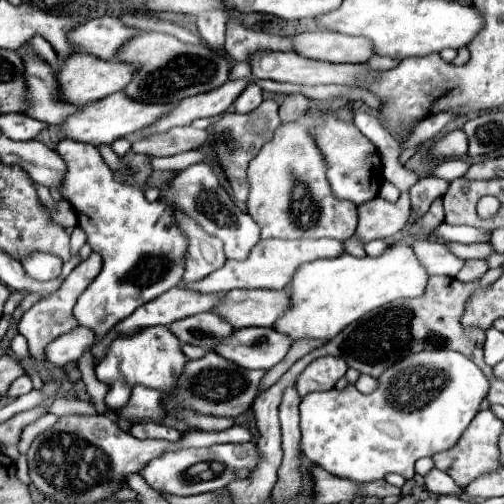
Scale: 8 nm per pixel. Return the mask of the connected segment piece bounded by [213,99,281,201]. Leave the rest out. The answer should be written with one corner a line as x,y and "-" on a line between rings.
267,99
257,109
253,109
251,113
245,113
245,115
239,115
239,113
223,113
219,117
219,121
213,125
213,151
215,151
217,163
221,165
225,177
229,179
229,183
233,187
233,193
235,193
235,197
239,201
245,201
247,195
249,195
249,183
247,183
247,165
249,165
249,161
259,153
259,149
273,137
275,129
281,125
281,119
279,119
277,109
279,109
279,105
273,99

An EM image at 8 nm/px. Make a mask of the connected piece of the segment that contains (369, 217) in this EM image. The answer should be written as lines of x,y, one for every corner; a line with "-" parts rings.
403,193
397,203
389,203
383,197
375,197
359,207
357,237
363,243
373,239
385,239
399,233
411,217
409,195

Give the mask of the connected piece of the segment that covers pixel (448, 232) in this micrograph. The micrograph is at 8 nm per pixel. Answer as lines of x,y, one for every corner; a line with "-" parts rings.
441,223
433,233
437,237
443,237
447,241
457,241
457,243
479,243
479,241
489,241
491,239
491,231
487,231
487,229
449,227
447,223

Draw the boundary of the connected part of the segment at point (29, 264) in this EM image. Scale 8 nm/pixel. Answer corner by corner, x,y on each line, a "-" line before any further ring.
31,253
23,261
27,275
37,281
57,279
61,275
61,265
63,265
63,261
55,255
49,255
49,253

